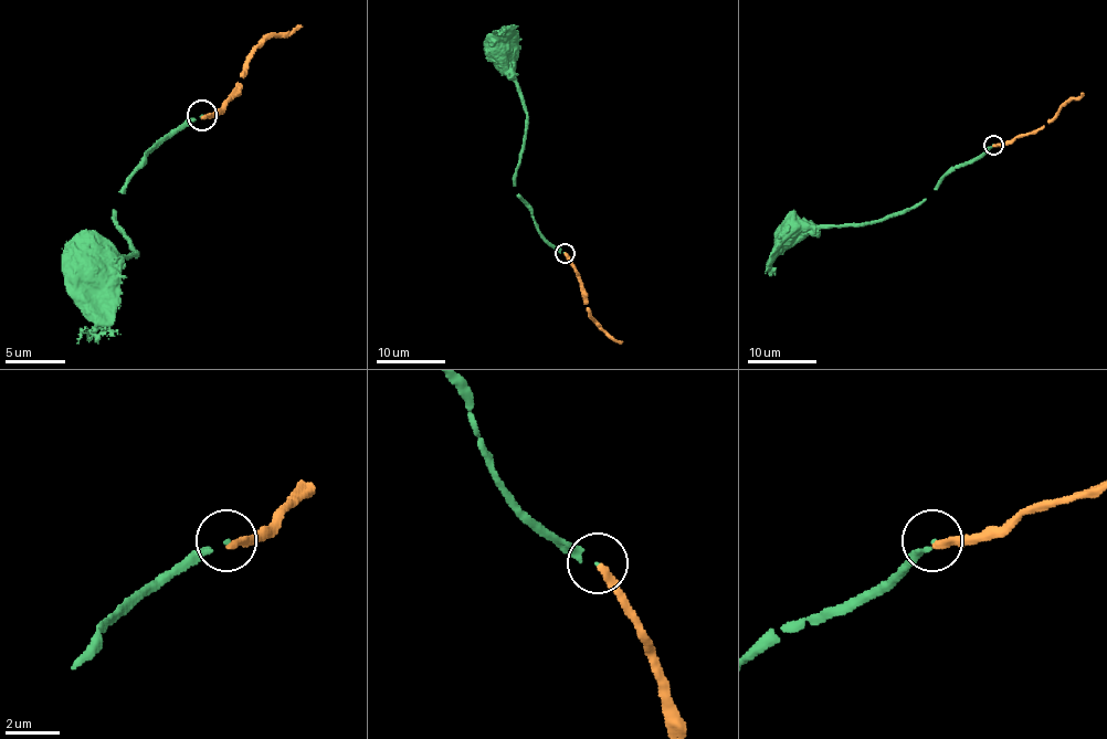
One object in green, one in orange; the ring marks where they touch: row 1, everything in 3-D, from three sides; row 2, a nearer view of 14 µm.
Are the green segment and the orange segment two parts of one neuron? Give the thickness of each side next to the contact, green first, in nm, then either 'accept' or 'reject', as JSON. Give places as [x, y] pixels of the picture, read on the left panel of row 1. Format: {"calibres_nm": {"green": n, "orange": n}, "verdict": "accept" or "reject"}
{"calibres_nm": {"green": 110, "orange": 280}, "verdict": "reject"}

